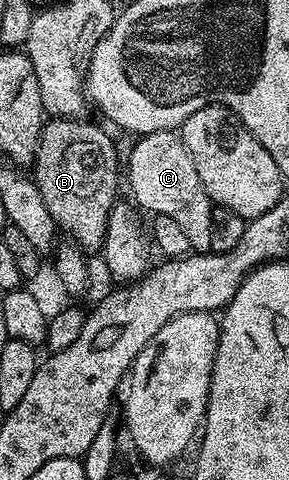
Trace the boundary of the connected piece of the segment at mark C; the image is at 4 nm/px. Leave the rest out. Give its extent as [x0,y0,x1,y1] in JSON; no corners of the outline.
[125,130,213,253]

